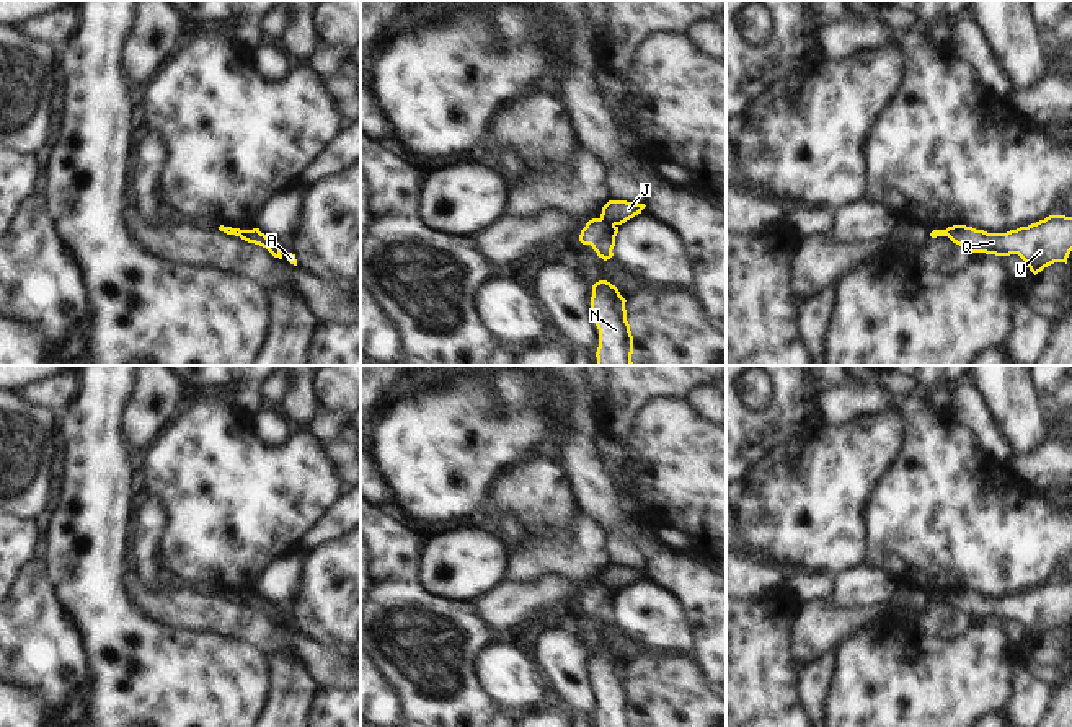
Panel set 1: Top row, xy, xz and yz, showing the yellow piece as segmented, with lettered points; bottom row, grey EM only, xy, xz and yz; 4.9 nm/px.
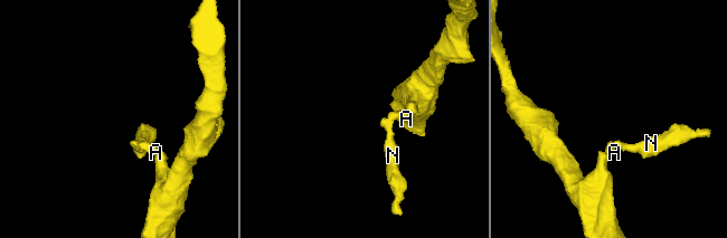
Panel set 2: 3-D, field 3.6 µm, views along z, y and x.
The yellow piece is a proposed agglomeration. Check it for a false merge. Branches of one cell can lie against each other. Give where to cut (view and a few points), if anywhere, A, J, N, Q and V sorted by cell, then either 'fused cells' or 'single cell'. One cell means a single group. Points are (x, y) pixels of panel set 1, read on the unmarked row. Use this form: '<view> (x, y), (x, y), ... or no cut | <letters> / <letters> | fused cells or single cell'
xz (601, 582), (614, 590) | A J / N Q V | fused cells

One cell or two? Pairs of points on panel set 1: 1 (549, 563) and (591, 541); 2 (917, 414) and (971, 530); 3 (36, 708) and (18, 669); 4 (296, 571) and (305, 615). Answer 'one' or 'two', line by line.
1: one
2: one
3: two
4: two

